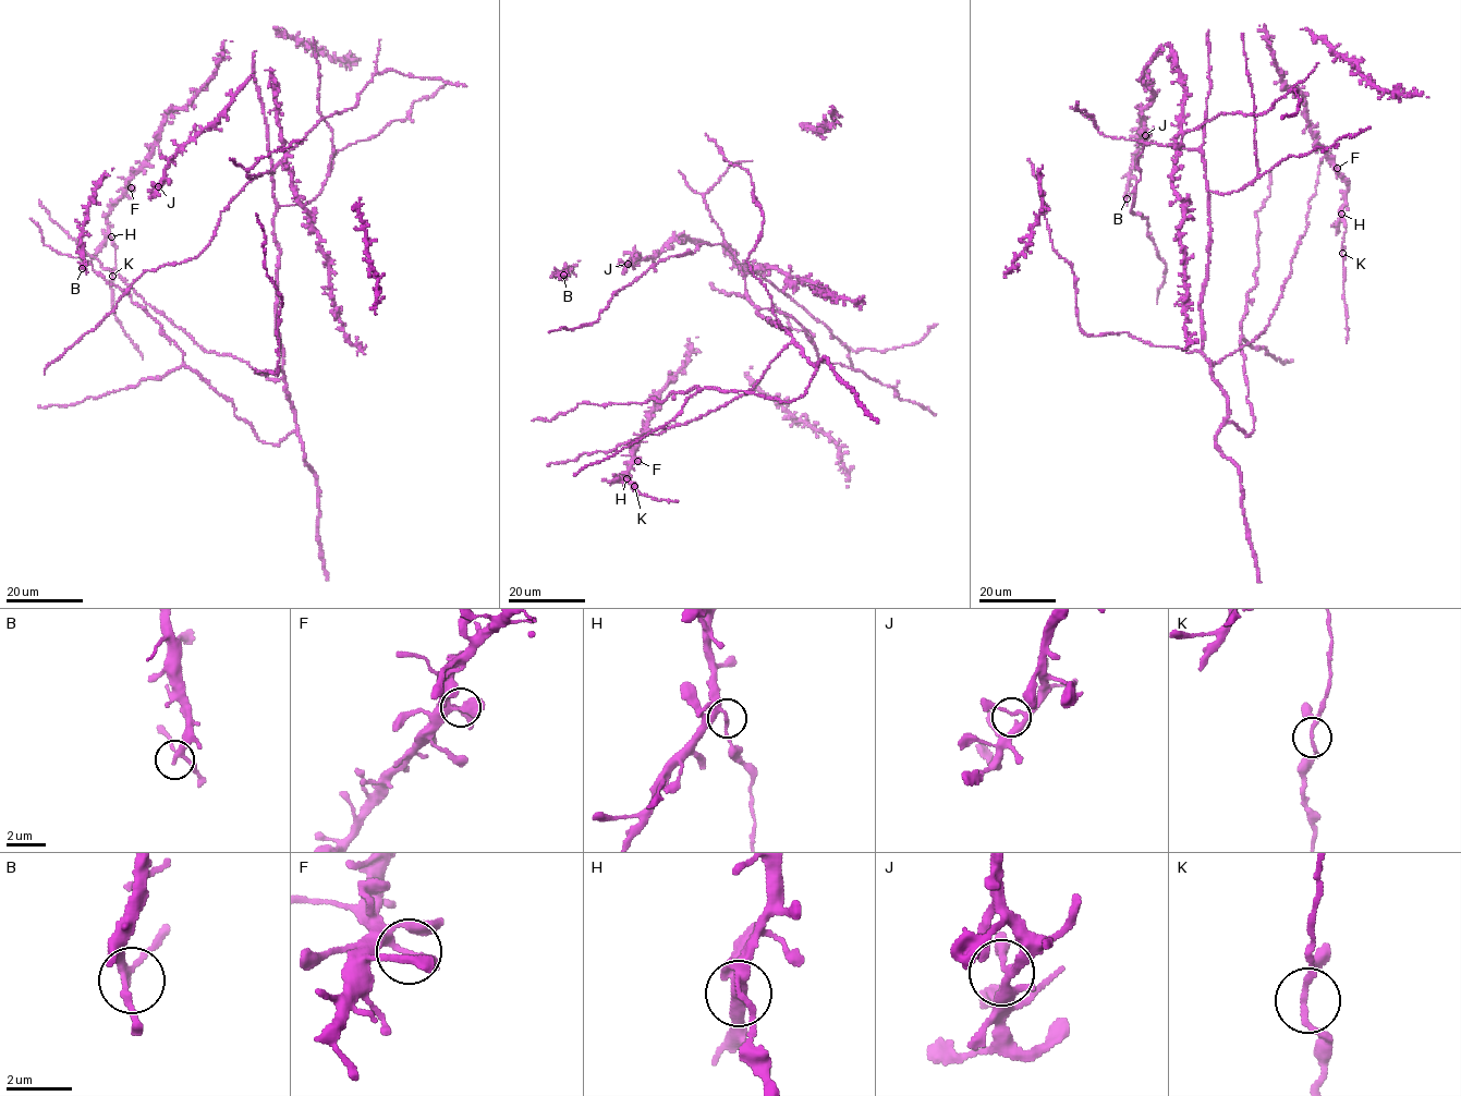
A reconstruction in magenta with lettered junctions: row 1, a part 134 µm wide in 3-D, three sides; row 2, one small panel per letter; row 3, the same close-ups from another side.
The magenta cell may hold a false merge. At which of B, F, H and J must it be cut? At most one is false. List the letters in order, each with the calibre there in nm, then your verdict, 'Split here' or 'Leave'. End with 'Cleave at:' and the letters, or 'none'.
B: Thickness 200 nm. Leave
F: Thickness 240 nm. Leave
H: Thickness 190 nm. Split here
J: Thickness 140 nm. Leave
Cleave at: H

